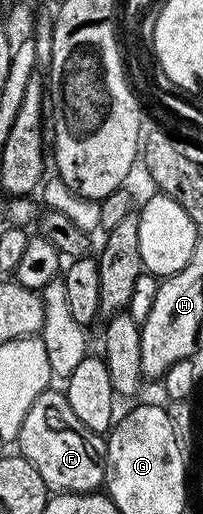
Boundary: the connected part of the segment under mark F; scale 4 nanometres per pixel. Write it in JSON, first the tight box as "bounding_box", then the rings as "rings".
{"bounding_box":[18,391,108,493],"rings":[[[63,391],[38,394],[22,422],[18,452],[42,474],[42,482],[53,493],[95,492],[104,484],[108,445],[101,433],[90,430],[70,410]]]}

